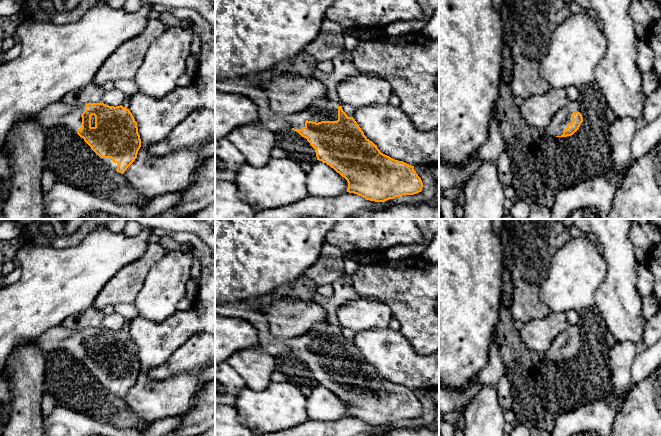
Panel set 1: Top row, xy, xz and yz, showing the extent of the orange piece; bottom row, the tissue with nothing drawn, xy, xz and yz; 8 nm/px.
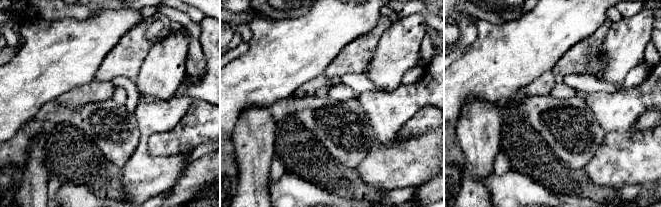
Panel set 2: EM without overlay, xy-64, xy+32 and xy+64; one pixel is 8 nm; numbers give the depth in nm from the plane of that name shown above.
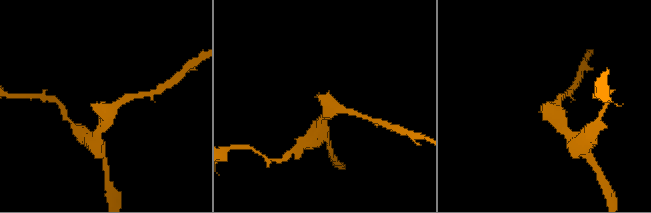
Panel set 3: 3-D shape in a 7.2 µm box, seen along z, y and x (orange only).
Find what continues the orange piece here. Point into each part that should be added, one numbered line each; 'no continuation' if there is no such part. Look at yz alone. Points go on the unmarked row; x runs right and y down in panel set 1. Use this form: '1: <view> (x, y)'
1: yz (558, 347)

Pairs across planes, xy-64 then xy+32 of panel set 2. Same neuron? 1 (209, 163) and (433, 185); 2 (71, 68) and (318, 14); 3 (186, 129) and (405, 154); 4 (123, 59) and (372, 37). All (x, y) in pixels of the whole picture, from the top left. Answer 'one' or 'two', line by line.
1: one
2: one
3: two
4: one

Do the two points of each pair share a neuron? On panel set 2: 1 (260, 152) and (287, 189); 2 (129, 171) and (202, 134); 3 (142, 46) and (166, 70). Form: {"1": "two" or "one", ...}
{"1": "two", "2": "two", "3": "two"}

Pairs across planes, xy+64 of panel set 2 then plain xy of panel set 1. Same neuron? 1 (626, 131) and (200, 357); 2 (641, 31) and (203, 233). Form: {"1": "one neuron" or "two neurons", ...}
{"1": "two neurons", "2": "two neurons"}

